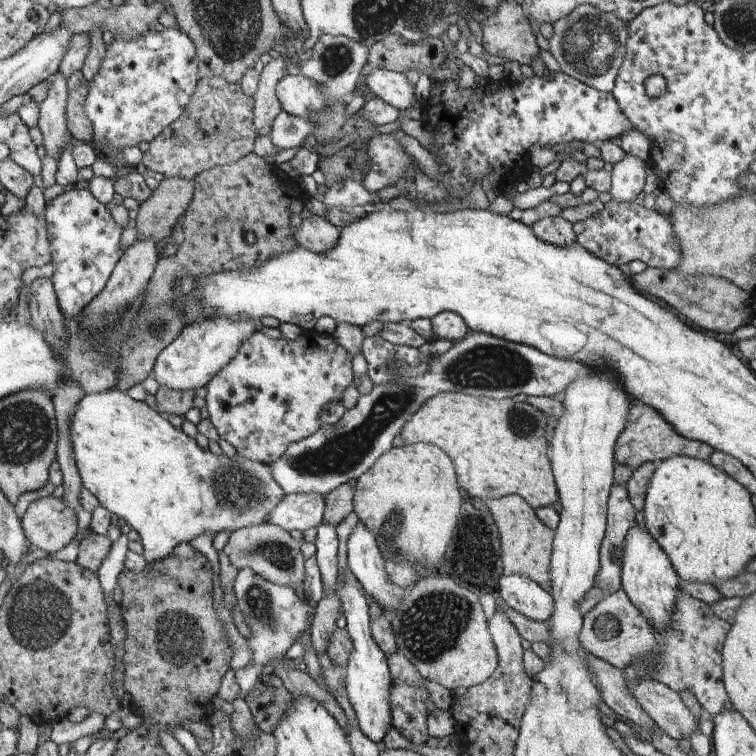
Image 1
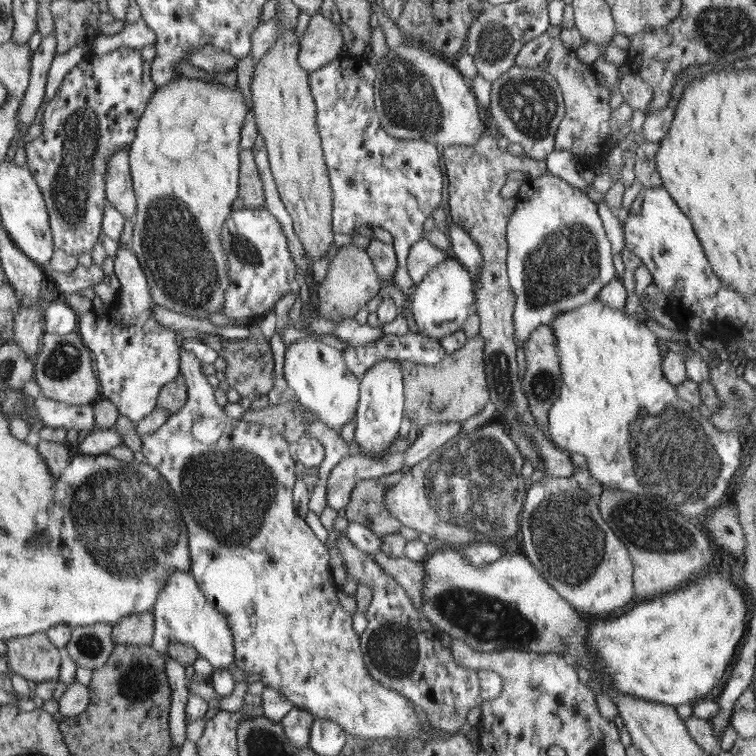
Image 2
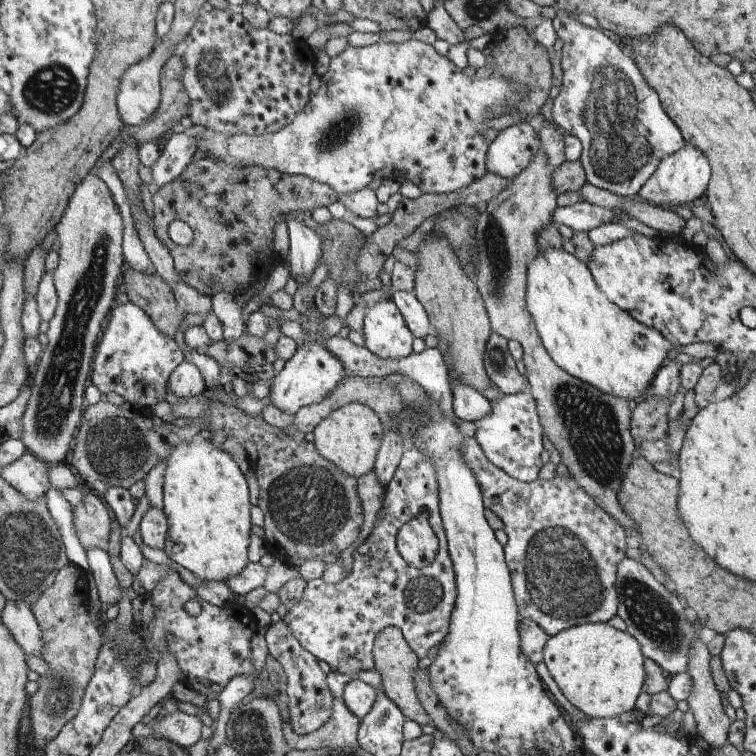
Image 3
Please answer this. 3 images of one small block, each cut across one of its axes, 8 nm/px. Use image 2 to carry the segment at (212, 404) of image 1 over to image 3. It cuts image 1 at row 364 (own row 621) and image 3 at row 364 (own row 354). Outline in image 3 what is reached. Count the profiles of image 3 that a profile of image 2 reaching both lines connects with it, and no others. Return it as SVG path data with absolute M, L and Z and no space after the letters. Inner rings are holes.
M183 361L170 378L168 392L189 400L207 391L201 370L191 362Z

